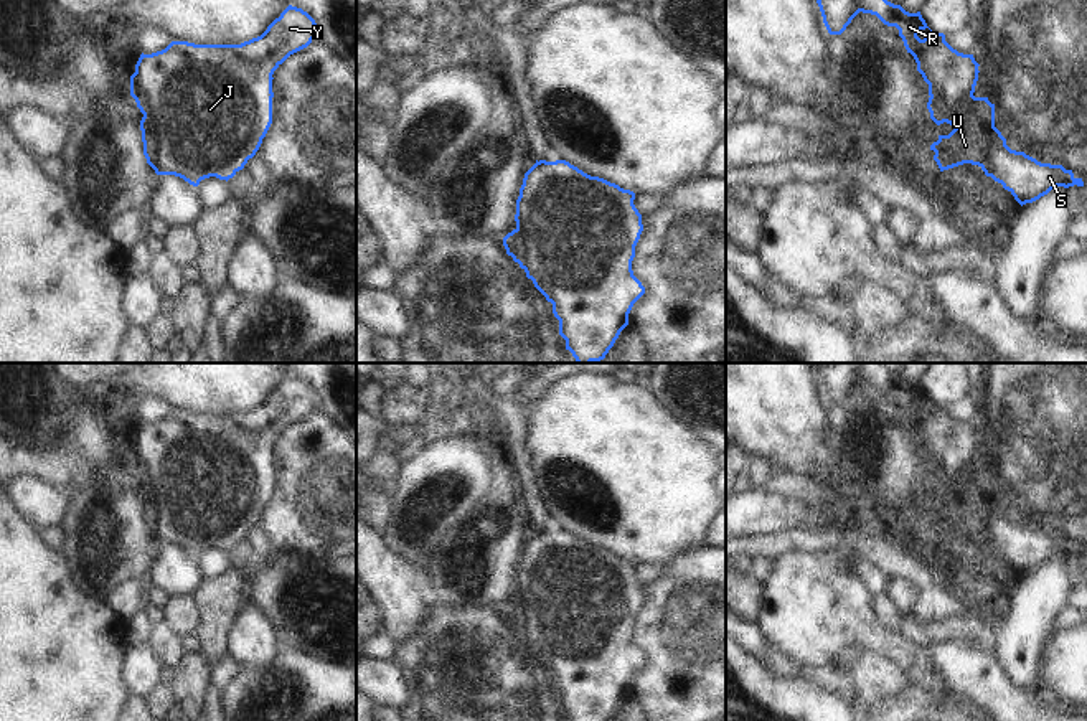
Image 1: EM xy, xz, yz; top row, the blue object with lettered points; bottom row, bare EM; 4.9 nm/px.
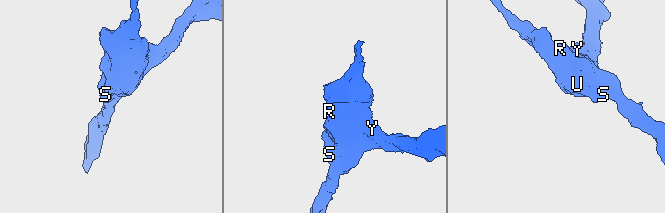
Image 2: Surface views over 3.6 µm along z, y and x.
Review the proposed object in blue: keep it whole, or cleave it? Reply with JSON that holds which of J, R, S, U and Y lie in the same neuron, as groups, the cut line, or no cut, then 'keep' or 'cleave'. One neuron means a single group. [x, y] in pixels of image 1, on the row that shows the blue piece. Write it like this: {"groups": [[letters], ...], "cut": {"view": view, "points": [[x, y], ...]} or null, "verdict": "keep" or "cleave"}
{"groups": [["J", "R", "S", "U", "Y"]], "cut": null, "verdict": "keep"}

